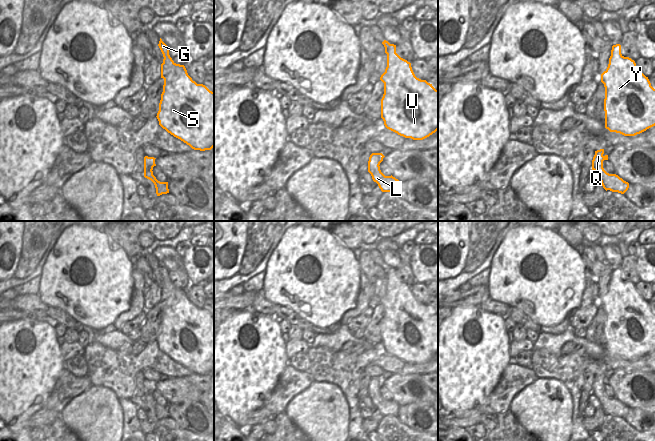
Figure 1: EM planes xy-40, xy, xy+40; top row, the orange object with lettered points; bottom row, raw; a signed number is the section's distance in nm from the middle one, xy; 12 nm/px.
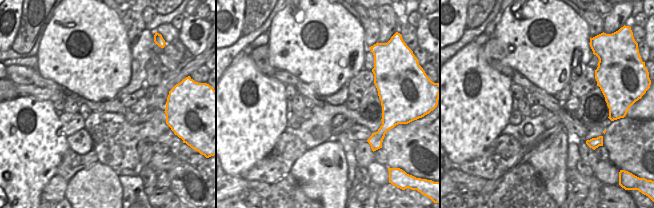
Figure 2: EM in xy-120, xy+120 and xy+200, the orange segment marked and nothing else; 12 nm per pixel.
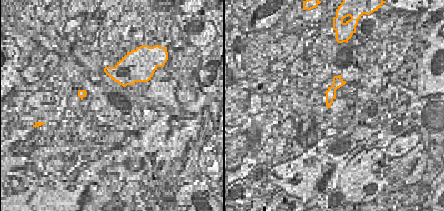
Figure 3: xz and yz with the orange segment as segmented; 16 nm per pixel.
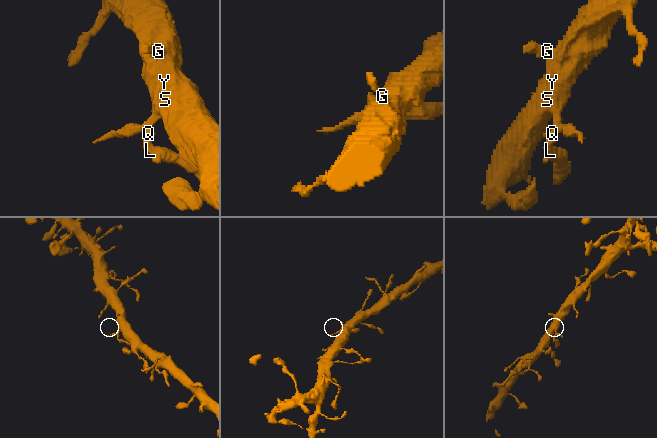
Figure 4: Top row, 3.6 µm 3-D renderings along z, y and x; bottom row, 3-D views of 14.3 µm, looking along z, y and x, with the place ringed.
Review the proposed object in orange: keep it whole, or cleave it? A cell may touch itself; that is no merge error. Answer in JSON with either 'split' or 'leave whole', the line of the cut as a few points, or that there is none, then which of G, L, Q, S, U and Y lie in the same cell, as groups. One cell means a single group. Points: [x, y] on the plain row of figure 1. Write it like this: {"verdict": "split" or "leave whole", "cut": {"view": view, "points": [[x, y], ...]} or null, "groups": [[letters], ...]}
{"verdict": "leave whole", "cut": null, "groups": [["G", "L", "Q", "S", "U", "Y"]]}

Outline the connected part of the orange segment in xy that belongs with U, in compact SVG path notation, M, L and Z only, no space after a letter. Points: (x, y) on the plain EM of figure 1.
M384 264L387 291L380 304L384 307L381 342L387 353L405 362L423 364L438 354L438 314L426 304L417 302L411 287L396 277L396 269Z

